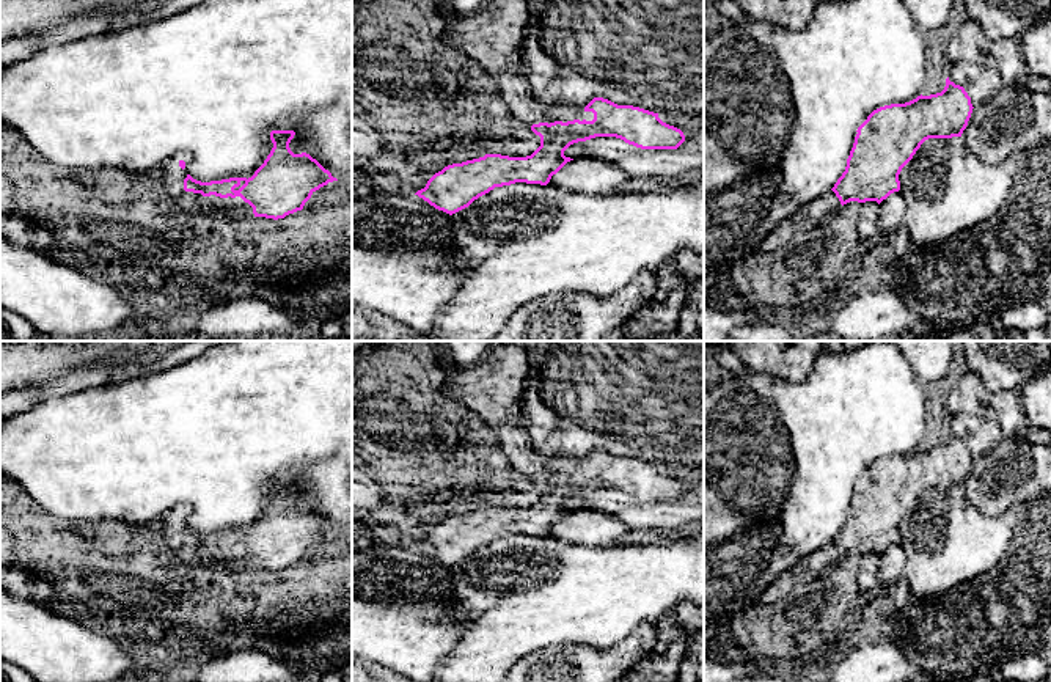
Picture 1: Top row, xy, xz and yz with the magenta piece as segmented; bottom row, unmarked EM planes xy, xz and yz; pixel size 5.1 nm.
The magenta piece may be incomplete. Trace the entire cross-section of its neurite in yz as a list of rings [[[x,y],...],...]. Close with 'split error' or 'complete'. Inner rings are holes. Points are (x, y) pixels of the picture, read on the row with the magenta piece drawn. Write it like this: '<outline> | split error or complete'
[[[946,79],[941,93],[873,110],[858,127],[847,167],[834,187],[784,218],[759,245],[771,253],[850,201],[878,204],[900,190],[899,174],[928,138],[961,137],[972,113],[963,86]]] | split error

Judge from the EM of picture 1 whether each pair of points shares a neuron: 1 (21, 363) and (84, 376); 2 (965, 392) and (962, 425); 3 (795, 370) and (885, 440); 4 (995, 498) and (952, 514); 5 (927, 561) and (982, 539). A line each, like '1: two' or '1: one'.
1: two
2: two
3: two
4: two
5: one

